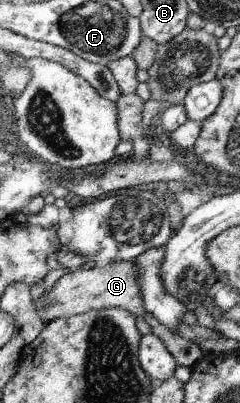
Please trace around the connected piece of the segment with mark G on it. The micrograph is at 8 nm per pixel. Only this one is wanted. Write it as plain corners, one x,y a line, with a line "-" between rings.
134,260
118,261
108,263
104,267
94,266
88,270
78,268
67,274
64,273
46,293
42,293
40,298
36,299
33,307
42,323
49,323
58,317
82,314
89,310
116,307
127,310
135,317
140,315
144,317
150,328
158,328
159,322
143,307
134,263

